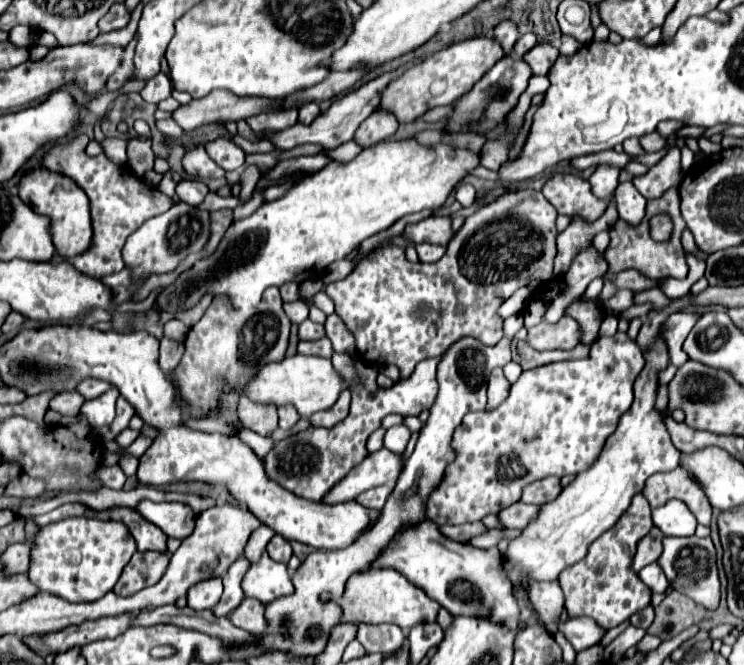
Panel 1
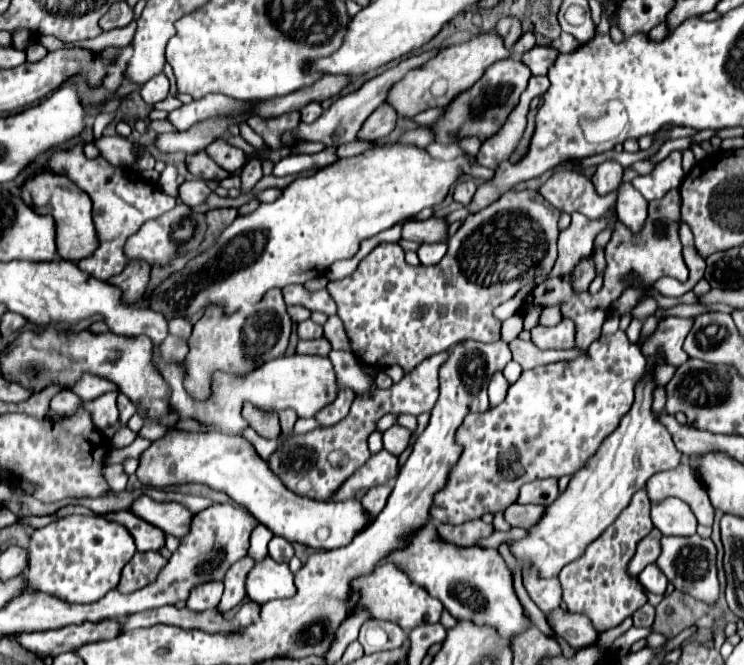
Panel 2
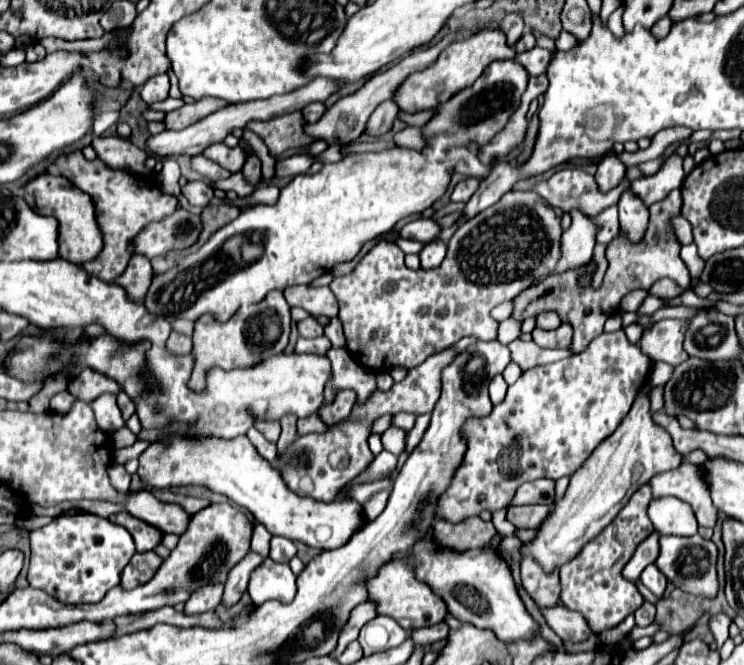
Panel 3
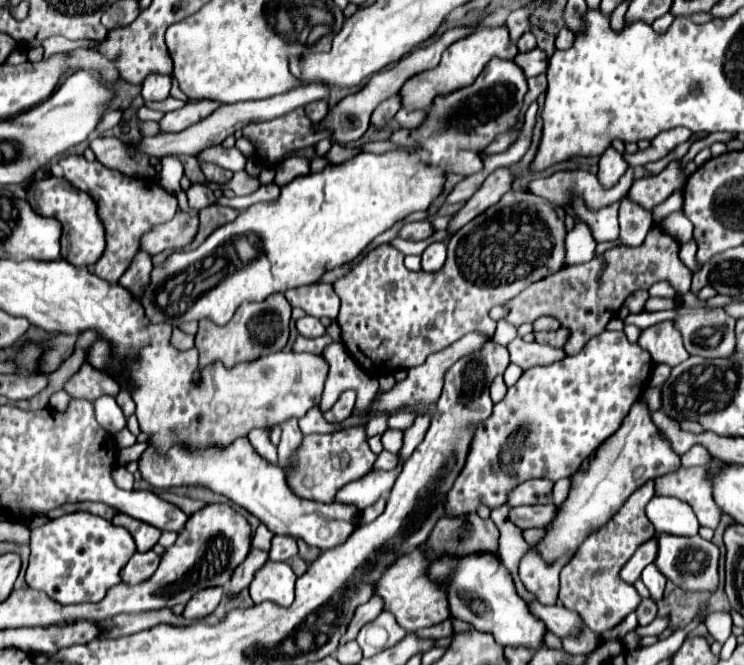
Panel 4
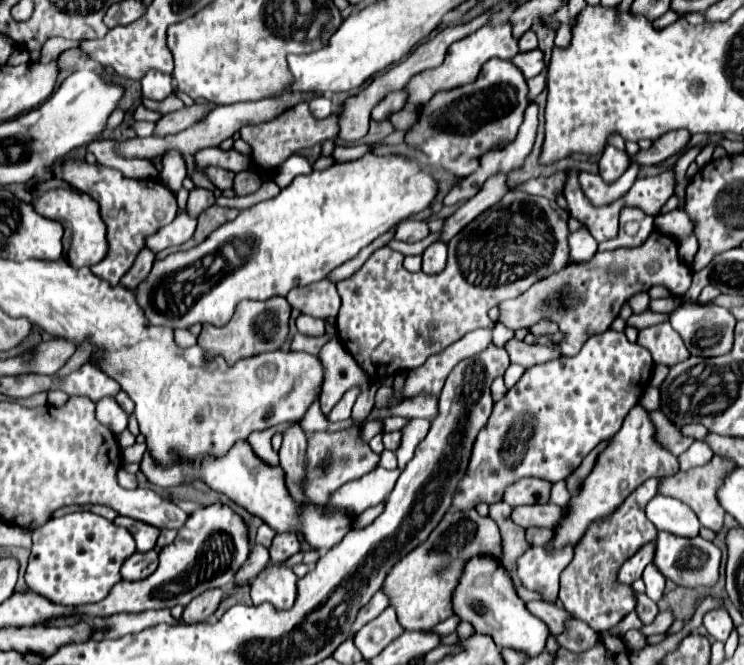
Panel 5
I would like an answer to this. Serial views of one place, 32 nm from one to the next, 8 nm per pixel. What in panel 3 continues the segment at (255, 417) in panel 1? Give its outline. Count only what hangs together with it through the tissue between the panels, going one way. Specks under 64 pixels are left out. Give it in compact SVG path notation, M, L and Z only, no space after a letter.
M272 420L272 422L254 422L254 428L258 428L270 442L276 442L280 436L280 422Z

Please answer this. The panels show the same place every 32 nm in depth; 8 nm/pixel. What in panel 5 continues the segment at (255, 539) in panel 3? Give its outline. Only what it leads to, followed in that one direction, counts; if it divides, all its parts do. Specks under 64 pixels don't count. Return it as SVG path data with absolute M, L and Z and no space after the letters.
M260 526L260 528L258 528L258 534L256 534L256 544L268 548L270 542L272 542L272 538L274 538L274 534L276 534L276 532L274 532L272 528L268 528L268 526Z

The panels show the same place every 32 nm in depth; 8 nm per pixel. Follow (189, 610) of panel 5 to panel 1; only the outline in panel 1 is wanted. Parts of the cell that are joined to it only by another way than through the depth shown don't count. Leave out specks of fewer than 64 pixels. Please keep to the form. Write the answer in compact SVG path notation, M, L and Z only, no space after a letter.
M222 578L202 580L200 584L194 584L188 590L188 606L196 610L208 610L220 600L220 596L222 596Z

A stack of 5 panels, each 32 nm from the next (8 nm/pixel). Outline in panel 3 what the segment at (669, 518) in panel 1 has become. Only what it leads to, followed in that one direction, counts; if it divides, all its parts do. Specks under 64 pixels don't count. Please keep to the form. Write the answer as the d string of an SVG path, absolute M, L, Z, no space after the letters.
M678 498L652 500L648 516L660 534L692 536L698 530L698 522L692 508Z

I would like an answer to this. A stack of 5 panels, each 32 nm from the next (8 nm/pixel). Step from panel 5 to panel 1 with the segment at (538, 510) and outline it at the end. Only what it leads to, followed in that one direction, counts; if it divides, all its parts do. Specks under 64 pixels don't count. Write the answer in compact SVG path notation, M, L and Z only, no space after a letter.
M516 502L516 504L500 510L500 512L498 512L498 520L500 520L502 526L508 528L508 530L512 530L512 528L522 530L522 528L532 520L532 516L536 516L536 512L538 512L536 506L524 504L524 502Z

